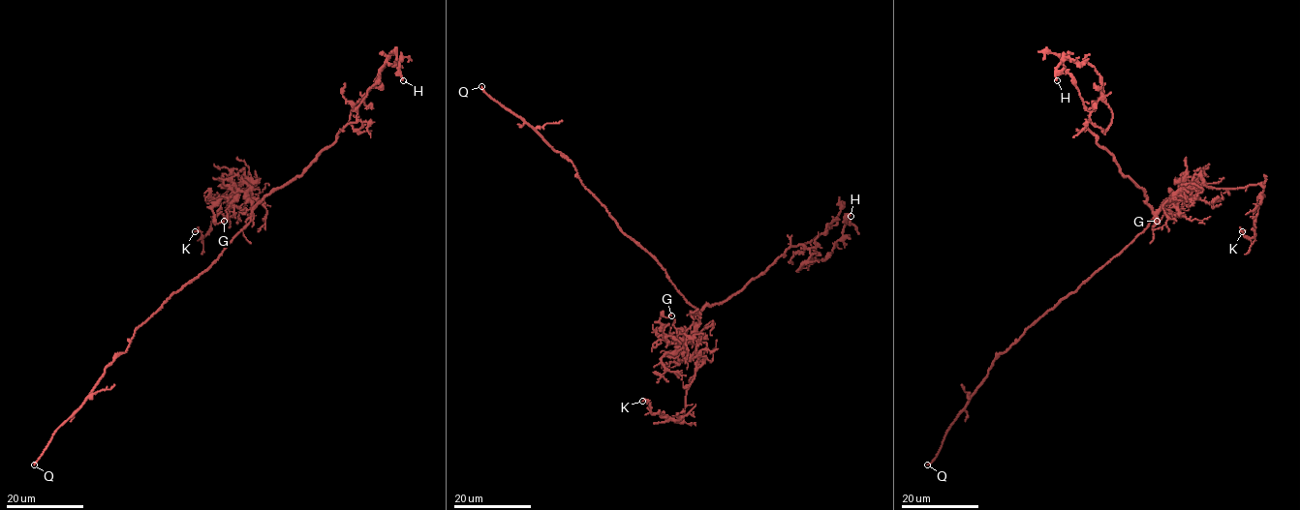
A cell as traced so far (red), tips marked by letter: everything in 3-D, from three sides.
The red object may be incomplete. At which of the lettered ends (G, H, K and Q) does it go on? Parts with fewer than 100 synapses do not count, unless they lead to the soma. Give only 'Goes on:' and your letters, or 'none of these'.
Goes on: Q

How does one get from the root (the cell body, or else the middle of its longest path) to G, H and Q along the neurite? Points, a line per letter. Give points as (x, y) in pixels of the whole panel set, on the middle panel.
G: (681, 294), (697, 310), (698, 327), (688, 340), (670, 344), (664, 336), (660, 318), (671, 315)
H: (681, 294), (699, 313), (738, 293), (790, 247), (809, 251), (797, 271), (822, 260), (851, 216)
Q: (681, 294), (663, 267), (622, 231), (604, 207), (582, 184), (574, 165), (526, 122), (492, 99), (481, 86)

